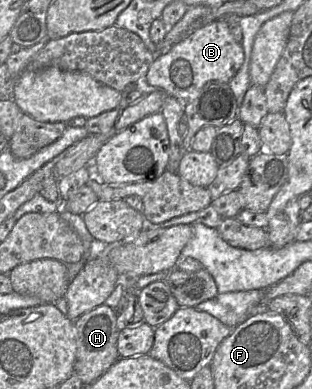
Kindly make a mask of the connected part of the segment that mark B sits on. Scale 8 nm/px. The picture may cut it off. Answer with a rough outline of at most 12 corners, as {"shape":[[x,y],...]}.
{"shape":[[225,20],[156,55],[136,88],[191,102],[228,83],[244,51]]}

